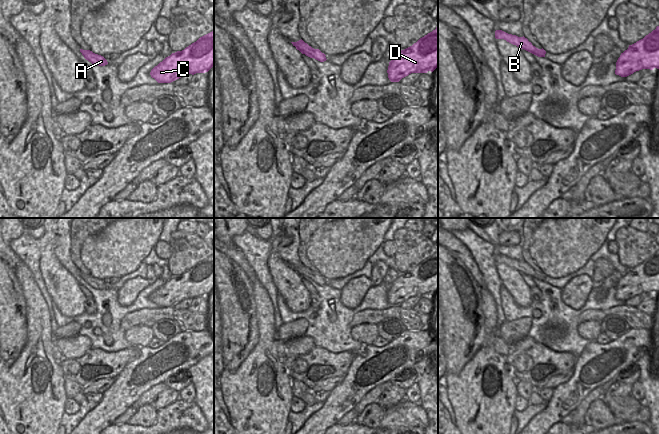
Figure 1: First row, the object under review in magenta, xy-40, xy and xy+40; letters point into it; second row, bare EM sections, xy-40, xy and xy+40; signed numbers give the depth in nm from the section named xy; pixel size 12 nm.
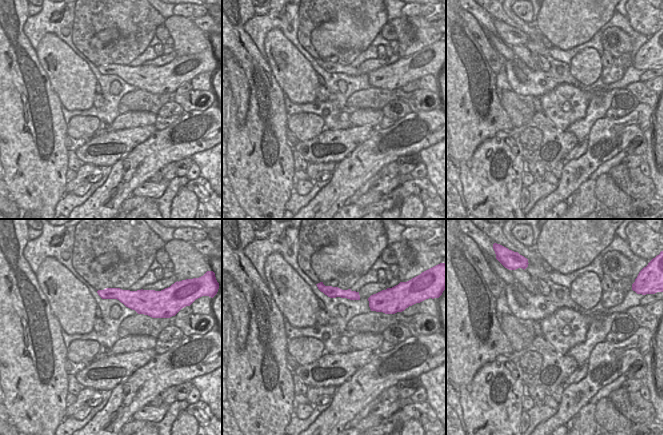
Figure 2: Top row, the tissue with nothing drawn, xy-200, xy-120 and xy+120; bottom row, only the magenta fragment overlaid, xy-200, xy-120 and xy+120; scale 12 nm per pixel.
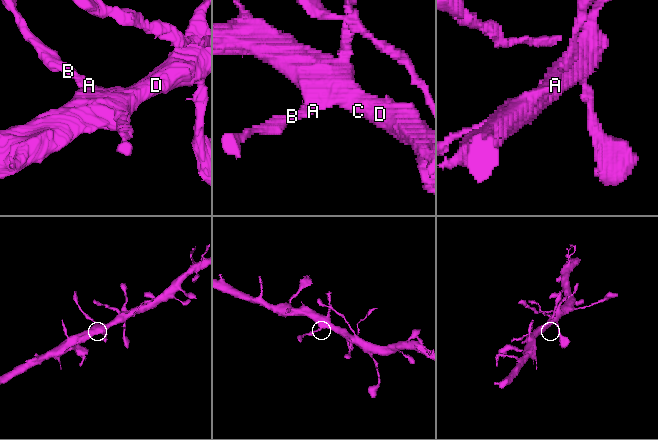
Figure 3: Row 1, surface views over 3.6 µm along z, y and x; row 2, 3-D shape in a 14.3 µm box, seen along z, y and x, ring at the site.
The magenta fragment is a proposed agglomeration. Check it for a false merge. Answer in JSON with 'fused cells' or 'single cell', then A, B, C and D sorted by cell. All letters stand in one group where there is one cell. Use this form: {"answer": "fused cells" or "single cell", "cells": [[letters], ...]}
{"answer": "single cell", "cells": [["A", "B", "C", "D"]]}

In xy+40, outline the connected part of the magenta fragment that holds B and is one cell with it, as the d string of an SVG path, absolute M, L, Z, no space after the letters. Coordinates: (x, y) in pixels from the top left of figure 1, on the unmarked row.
M496 254L495 255L495 262L496 263L504 263L507 266L516 269L520 273L524 273L538 281L545 281L546 275L542 273L538 273L535 270L532 269L531 266L528 265L527 262L518 261L516 259L508 258L502 254Z

